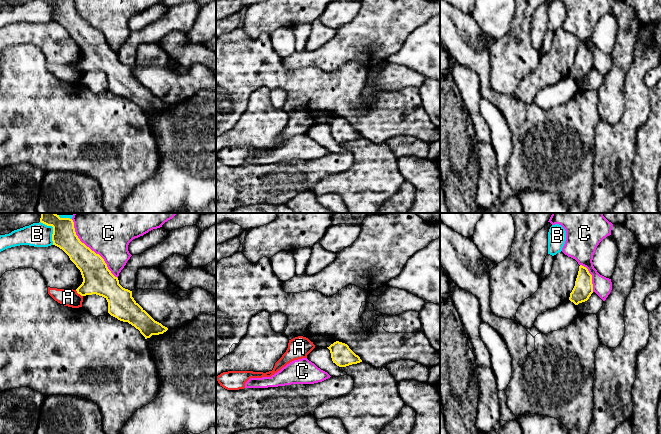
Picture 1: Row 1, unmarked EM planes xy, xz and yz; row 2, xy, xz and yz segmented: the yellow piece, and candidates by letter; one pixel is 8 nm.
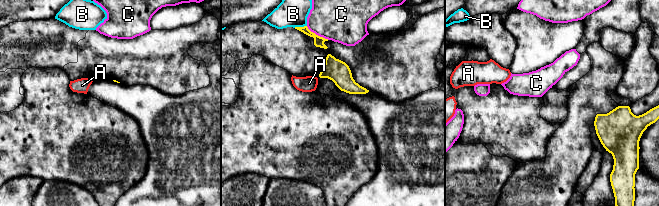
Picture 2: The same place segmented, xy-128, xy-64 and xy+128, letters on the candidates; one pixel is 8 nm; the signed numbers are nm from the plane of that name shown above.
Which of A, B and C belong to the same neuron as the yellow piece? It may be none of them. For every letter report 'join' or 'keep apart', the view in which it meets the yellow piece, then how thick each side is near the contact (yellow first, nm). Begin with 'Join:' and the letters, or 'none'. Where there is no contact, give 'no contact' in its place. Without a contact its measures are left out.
Join: none
A: keep apart; contact in xy; calibres 240 and 140 nm
B: keep apart; contact in xy; calibres 190 and 190 nm
C: keep apart; contact in xy; calibres 240 and 280 nm

